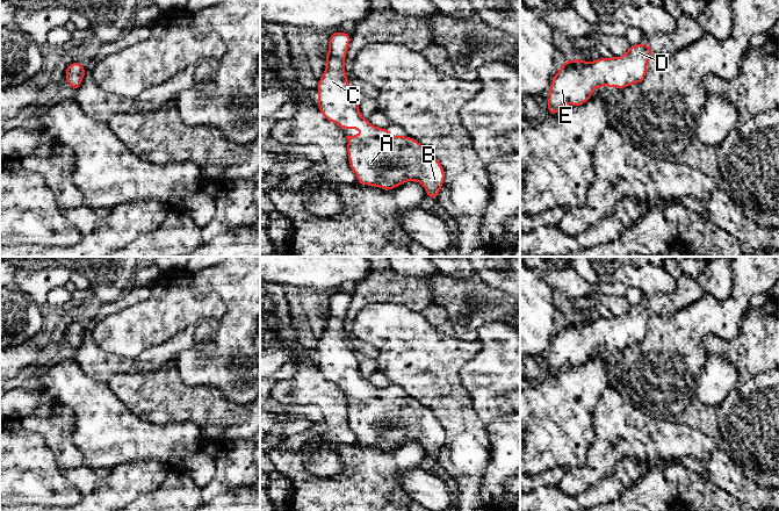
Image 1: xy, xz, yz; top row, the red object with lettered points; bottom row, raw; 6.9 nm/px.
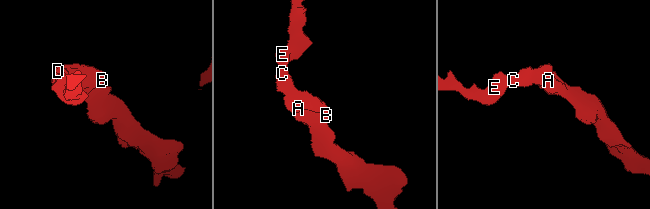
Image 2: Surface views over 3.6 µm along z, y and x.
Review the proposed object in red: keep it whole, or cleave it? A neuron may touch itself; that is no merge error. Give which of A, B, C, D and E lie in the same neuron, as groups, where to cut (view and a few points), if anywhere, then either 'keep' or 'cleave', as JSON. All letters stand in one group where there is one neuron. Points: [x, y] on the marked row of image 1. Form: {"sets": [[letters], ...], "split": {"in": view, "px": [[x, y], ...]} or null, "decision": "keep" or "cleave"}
{"sets": [["A", "B", "C", "D", "E"]], "split": null, "decision": "keep"}

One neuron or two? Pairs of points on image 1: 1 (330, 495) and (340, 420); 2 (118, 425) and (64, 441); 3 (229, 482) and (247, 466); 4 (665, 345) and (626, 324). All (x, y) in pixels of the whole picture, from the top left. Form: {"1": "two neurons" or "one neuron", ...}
{"1": "two neurons", "2": "two neurons", "3": "one neuron", "4": "two neurons"}

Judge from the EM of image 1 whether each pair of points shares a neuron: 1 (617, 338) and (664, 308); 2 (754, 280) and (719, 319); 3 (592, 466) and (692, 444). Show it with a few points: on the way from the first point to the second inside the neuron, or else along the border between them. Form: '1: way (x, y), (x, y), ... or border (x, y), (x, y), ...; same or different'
1: way (628, 328), (648, 308), (653, 308); same
2: way (744, 289), (740, 299), (728, 310); same
3: way (617, 446), (619, 444), (668, 444); same

